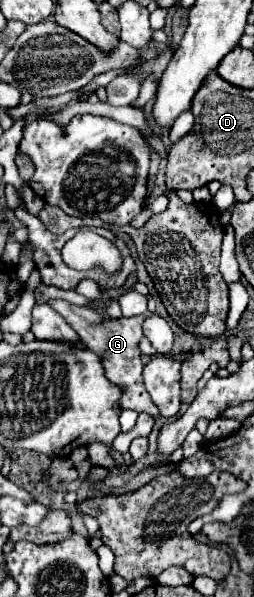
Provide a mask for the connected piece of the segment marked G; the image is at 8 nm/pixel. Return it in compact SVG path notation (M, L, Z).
M62 299L50 301L50 305L52 305L52 309L56 309L68 321L68 325L72 325L72 329L80 335L82 343L88 345L88 349L94 351L102 359L104 375L108 377L110 383L114 383L116 387L122 389L122 397L118 401L118 407L120 409L132 409L136 413L148 413L152 419L158 419L160 411L156 409L156 405L148 397L148 391L144 389L144 383L142 383L144 364L138 349L139 342L144 336L142 321L144 321L146 315L108 319L108 317L100 317L94 309L76 307L76 305L72 305L68 301L62 301Z

